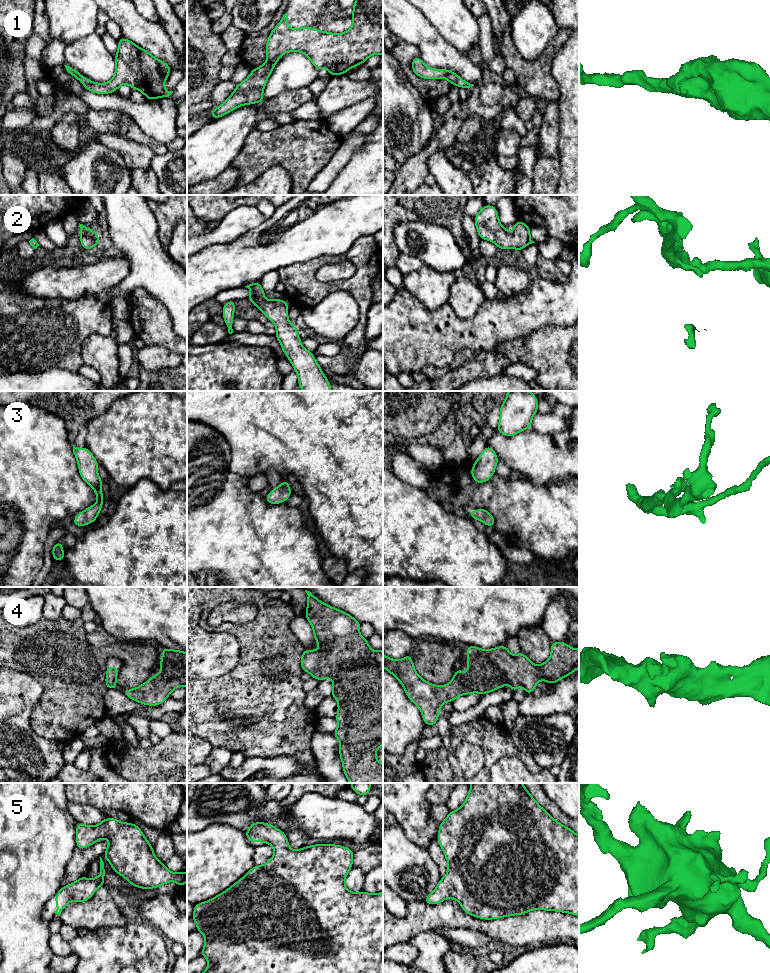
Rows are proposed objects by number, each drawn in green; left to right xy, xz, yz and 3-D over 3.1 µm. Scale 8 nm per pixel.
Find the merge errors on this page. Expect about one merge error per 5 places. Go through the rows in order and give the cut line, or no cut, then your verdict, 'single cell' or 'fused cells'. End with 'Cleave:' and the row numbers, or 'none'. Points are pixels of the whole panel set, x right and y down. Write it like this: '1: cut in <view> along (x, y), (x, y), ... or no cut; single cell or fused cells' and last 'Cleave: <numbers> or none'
1: no cut; single cell
2: no cut; single cell
3: no cut; single cell
4: no cut; single cell
5: no cut; single cell
Cleave: none

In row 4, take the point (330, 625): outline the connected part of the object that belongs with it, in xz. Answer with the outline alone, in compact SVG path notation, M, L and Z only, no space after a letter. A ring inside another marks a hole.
M310 591L307 593L306 619L310 622L314 638L321 649L303 650L301 656L301 670L311 674L312 678L324 680L331 678L333 686L331 694L338 703L338 713L335 719L337 729L332 734L339 740L339 755L343 771L350 783L383 783L383 764L375 757L380 746L383 745L383 651L372 651L367 639L361 637L359 630L361 623L350 614L335 607L326 605L316 598Z

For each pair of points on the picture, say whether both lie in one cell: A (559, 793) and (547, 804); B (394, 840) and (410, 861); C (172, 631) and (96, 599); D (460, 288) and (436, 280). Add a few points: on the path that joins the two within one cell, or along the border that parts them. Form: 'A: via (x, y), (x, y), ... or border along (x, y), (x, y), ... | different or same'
A: border along (545, 793), (568, 816) | different
B: via (394, 845), (405, 856) | same
C: via (153, 612), (140, 599), (115, 599) | same
D: border along (457, 275), (450, 289), (447, 301) | different

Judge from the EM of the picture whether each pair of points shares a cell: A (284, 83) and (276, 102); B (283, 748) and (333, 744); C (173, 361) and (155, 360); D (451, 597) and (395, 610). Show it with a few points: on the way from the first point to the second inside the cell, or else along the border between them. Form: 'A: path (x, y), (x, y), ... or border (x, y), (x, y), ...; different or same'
A: border (304, 87), (282, 90), (263, 102); different
B: border (315, 730), (311, 738), (311, 752), (317, 769); different
C: path (169, 360), (159, 360); same
D: path (437, 602), (434, 605), (409, 605); same

